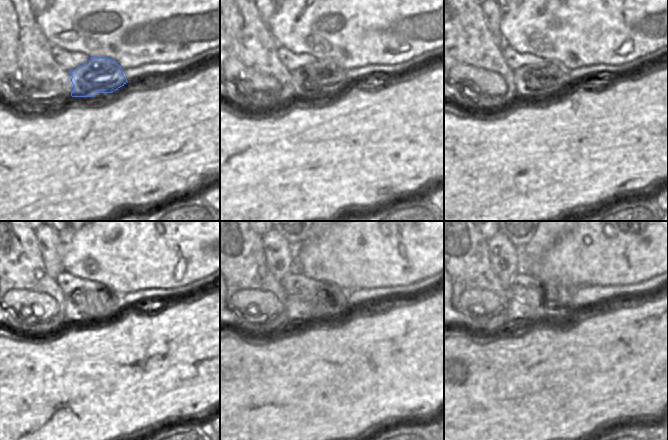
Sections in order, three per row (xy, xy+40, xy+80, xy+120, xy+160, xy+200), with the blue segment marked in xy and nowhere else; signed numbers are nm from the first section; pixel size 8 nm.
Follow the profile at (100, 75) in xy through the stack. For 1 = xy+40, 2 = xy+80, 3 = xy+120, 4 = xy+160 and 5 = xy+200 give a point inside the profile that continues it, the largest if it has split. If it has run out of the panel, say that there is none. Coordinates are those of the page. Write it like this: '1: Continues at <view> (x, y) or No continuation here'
1: Continues at xy+40 (324, 77)
2: Continues at xy+80 (532, 82)
3: Continues at xy+120 (81, 306)
4: Continues at xy+160 (298, 310)
5: Continues at xy+200 (519, 312)

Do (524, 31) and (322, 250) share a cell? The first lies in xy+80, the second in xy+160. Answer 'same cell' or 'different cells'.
same cell

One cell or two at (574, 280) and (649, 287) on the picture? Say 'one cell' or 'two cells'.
two cells

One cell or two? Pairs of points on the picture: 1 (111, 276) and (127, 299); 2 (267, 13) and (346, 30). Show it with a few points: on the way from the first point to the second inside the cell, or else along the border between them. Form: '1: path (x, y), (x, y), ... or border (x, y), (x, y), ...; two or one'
1: border (147, 288), (141, 291), (126, 292), (122, 296); two
2: border (276, 10), (266, 22); two

